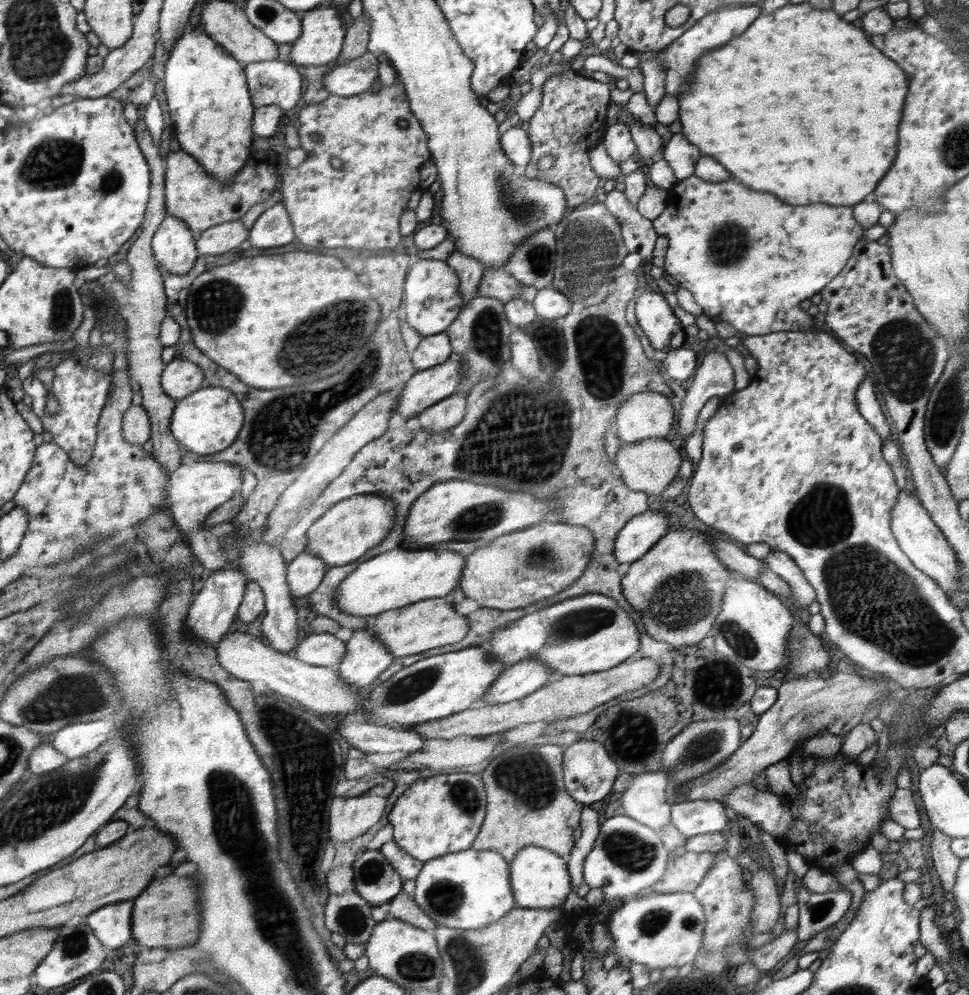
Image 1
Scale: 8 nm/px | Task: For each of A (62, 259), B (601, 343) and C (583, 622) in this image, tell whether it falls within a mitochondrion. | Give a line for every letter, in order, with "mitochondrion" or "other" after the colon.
A: other
B: mitochondrion
C: mitochondrion

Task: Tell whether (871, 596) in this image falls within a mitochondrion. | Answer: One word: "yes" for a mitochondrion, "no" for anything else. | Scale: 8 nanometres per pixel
yes

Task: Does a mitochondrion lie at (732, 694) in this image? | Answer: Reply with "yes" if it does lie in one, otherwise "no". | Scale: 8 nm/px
yes

